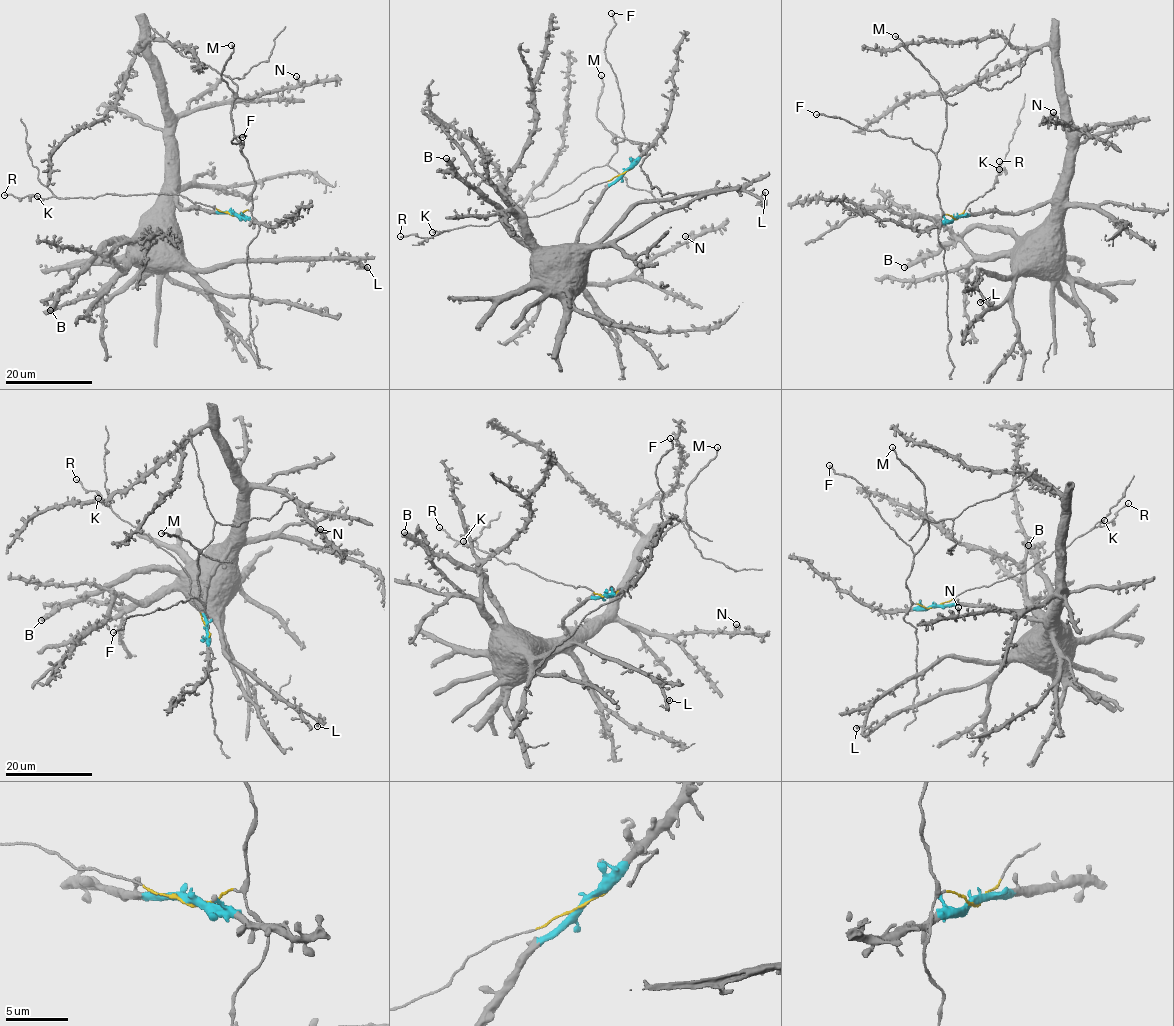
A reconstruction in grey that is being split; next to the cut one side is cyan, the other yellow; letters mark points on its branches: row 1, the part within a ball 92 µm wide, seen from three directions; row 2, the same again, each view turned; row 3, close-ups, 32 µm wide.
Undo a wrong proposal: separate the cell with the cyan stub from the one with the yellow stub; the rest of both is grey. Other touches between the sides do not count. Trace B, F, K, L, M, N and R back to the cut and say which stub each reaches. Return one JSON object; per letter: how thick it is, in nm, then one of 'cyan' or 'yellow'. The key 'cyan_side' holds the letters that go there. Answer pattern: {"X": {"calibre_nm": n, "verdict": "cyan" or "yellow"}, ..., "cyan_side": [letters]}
{"B": {"calibre_nm": 550, "verdict": "cyan"}, "F": {"calibre_nm": 190, "verdict": "yellow"}, "K": {"calibre_nm": 360, "verdict": "yellow"}, "L": {"calibre_nm": 380, "verdict": "cyan"}, "M": {"calibre_nm": 240, "verdict": "yellow"}, "N": {"calibre_nm": 360, "verdict": "cyan"}, "R": {"calibre_nm": 160, "verdict": "yellow"}, "cyan_side": ["B", "L", "N"]}

